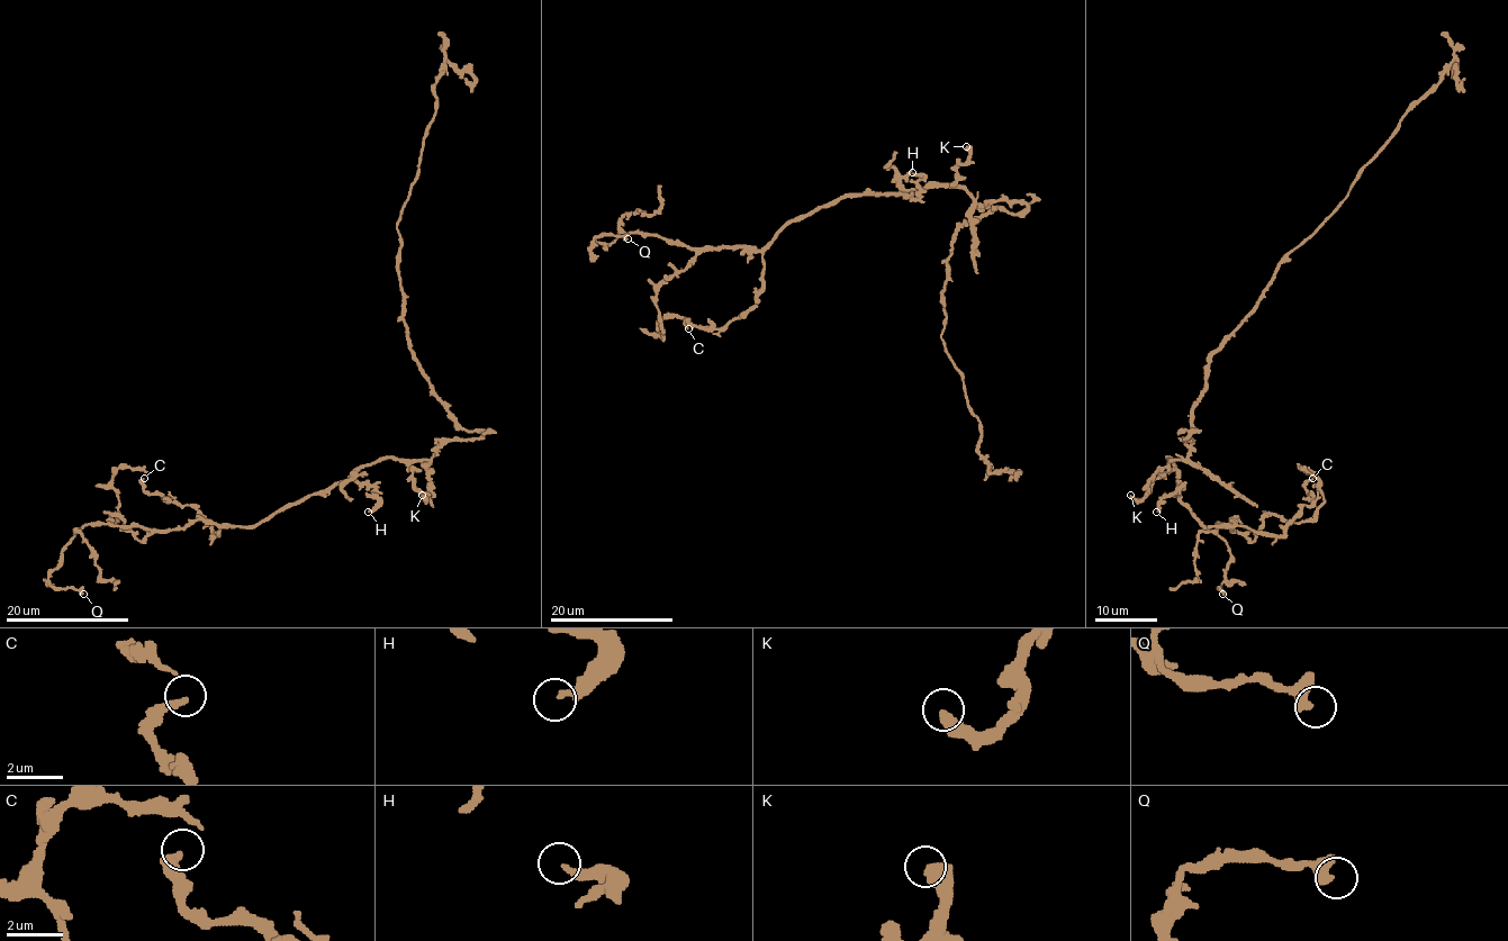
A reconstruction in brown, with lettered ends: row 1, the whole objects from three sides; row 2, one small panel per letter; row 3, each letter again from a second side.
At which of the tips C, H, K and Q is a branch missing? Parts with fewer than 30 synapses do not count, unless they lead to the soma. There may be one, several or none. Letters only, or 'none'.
none

